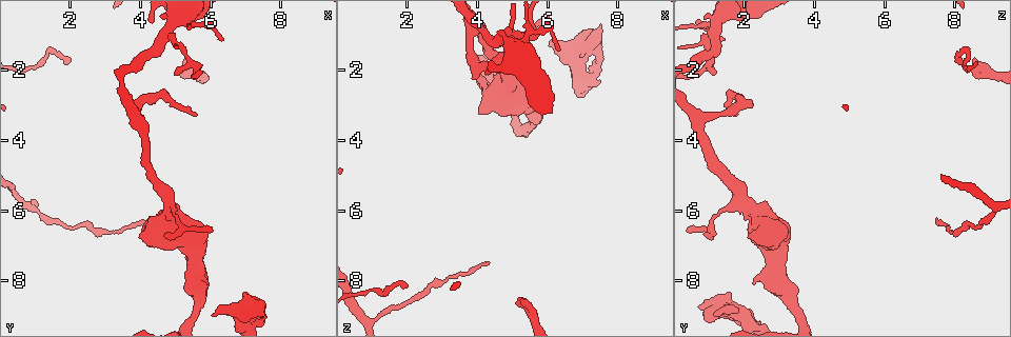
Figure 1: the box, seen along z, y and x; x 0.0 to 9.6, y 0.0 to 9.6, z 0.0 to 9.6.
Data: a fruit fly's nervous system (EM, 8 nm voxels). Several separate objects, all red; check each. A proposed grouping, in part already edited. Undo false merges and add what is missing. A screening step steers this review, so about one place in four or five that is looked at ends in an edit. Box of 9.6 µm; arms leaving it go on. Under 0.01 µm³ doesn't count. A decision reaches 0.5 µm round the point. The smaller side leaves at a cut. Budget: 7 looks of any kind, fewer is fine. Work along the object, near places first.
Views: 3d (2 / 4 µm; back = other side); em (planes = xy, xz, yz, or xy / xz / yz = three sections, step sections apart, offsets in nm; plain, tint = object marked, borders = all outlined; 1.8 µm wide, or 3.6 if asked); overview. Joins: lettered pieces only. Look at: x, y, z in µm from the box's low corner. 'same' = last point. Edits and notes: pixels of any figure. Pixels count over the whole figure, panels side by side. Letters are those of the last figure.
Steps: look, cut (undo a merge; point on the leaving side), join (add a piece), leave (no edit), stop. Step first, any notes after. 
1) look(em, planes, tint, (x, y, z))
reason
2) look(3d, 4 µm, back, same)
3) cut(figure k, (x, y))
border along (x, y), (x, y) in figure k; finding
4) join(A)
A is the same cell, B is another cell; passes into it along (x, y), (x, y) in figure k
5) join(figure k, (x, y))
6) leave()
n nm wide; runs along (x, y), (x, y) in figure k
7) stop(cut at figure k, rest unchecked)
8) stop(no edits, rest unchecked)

look(em, xz, step 16, borders, (5.20, 2.15, 8.75))
long arm stops here

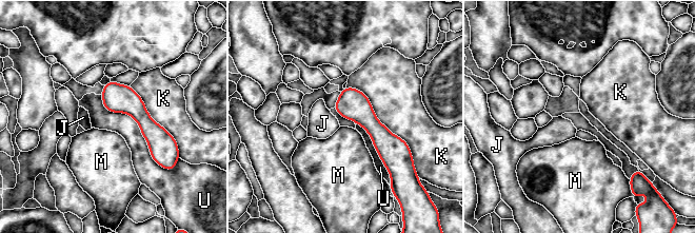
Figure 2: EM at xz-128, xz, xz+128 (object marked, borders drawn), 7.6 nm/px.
look(em, planes, borders, same)
another direction

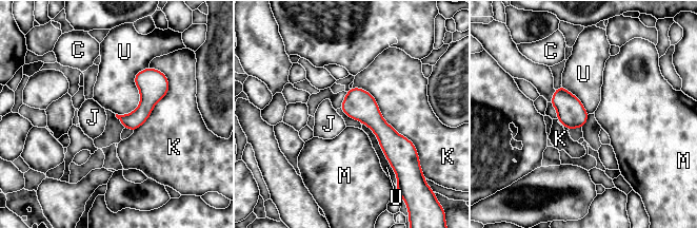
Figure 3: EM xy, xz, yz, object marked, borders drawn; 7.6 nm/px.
leave()
K touches over 700 nm; C, J, K, M and U are other cells; none of them fits

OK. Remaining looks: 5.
look(em, xz, step 4, tint, (0.95, 5.95, 9.10))
arms part here

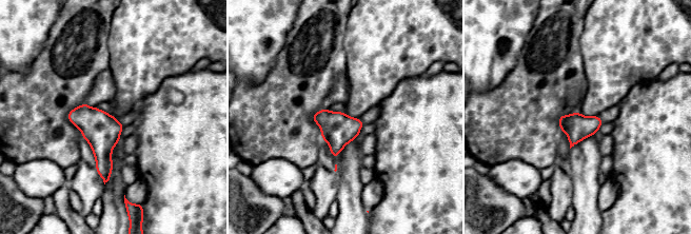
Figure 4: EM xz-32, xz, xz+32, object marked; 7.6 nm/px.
look(em, xy, step 16, borders, same)
cut it another way

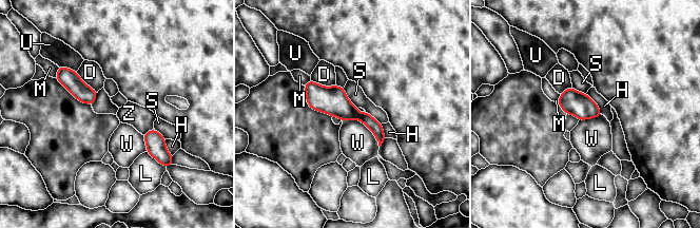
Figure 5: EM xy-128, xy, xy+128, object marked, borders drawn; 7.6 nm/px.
leave()
D, H, L, M, S, U, W and Z are other cells; runs along (307, 88), (365, 117), (382, 138) in figure 5; continuous, no second neuron

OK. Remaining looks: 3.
look(3d, 2 µm, (7.60, 9.10, 1.75))
touches itself

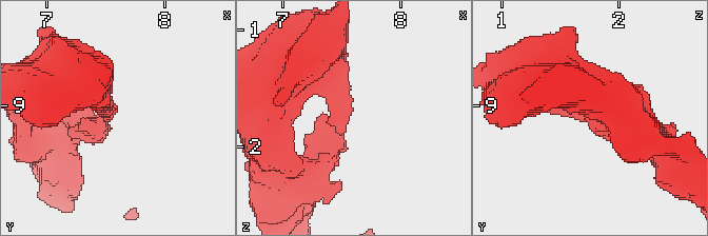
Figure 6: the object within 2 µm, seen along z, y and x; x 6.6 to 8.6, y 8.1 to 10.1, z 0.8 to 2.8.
look(em, xz, step 4, tint, (7.54, 9.04, 1.76))
now the EM

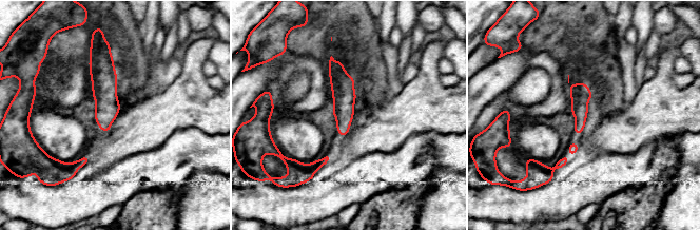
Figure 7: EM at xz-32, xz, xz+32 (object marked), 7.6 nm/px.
look(em, xz, step 4, borders, same)

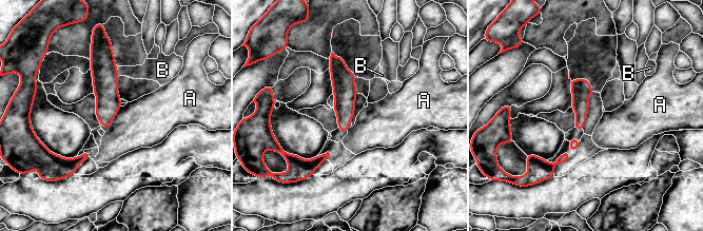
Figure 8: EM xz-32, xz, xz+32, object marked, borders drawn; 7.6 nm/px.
leave()
A and B are other cells; one neuron here

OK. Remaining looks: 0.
stop(no edits, rest unchecked)

